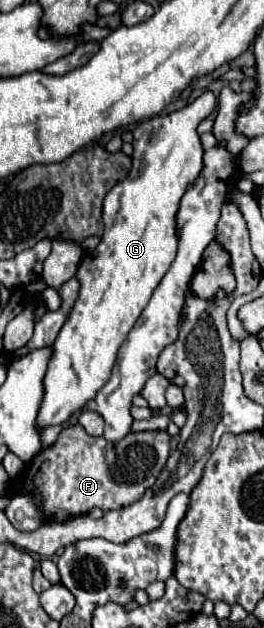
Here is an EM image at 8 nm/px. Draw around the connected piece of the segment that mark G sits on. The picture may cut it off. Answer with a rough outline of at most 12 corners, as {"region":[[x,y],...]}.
{"region":[[206,90],[134,128],[52,346],[38,428],[108,382],[176,258]]}

